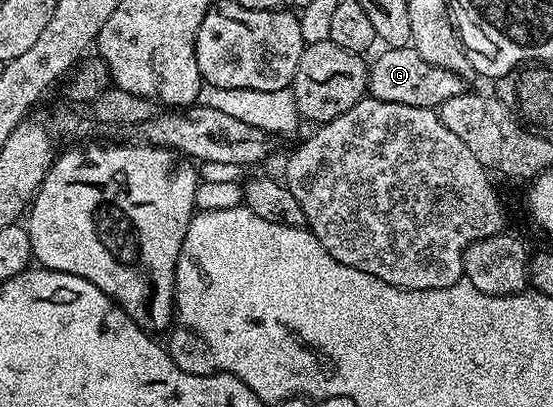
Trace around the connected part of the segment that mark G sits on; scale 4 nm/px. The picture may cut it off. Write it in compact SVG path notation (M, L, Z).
M411 45L393 46L381 49L376 59L371 59L368 68L367 93L378 100L386 100L390 104L406 104L410 108L426 108L436 110L446 100L454 100L454 96L465 93L465 79L454 71L440 68L429 61L422 60Z

